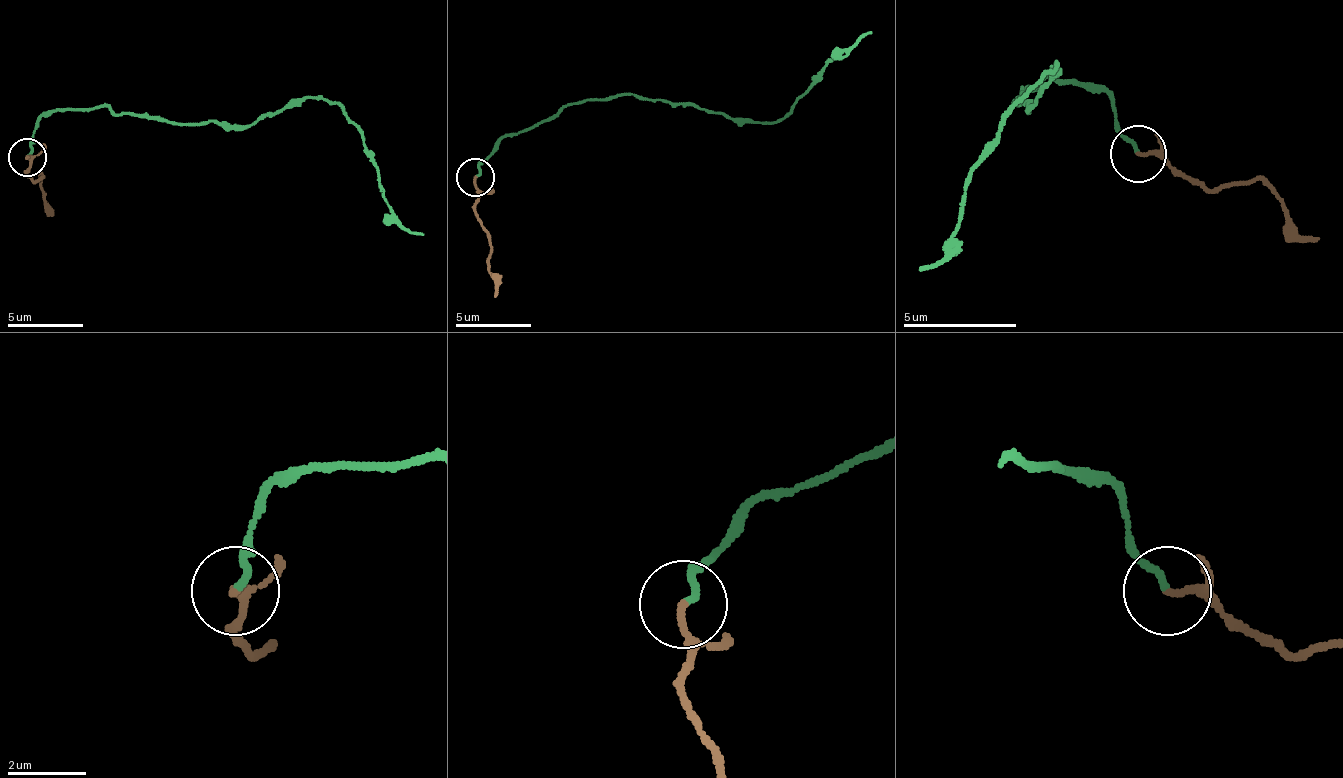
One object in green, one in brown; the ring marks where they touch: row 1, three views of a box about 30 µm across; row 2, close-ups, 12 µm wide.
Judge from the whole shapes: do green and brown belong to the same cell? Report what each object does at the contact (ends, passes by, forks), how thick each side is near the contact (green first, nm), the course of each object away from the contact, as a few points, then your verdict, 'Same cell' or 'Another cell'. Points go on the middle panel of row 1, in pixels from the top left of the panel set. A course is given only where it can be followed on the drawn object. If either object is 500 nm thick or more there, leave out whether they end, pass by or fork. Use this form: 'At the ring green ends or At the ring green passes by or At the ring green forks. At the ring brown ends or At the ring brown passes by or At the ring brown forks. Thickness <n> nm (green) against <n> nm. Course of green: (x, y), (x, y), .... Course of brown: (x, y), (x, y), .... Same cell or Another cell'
At the ring green ends. At the ring brown passes by. Thickness 180 nm (green) against 140 nm. Course of green: (474, 178), (501, 140), (550, 121), (572, 102), (618, 95), (780, 121), (825, 65), (871, 31). Course of brown: (474, 178), (474, 212), (482, 223), (489, 257), (493, 298). Same cell

